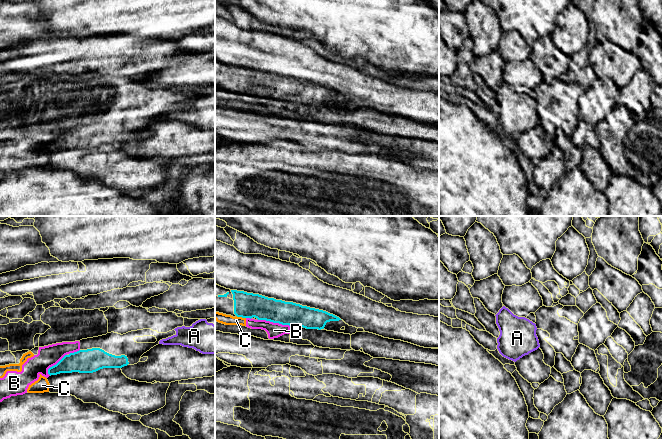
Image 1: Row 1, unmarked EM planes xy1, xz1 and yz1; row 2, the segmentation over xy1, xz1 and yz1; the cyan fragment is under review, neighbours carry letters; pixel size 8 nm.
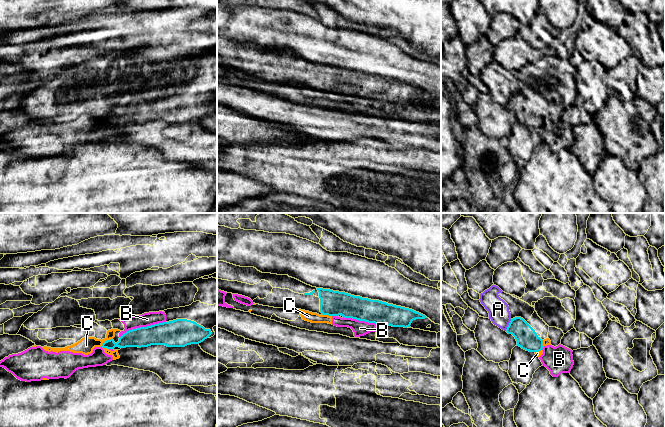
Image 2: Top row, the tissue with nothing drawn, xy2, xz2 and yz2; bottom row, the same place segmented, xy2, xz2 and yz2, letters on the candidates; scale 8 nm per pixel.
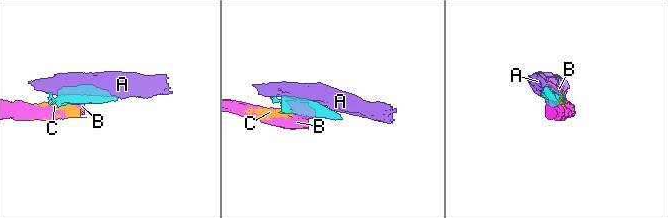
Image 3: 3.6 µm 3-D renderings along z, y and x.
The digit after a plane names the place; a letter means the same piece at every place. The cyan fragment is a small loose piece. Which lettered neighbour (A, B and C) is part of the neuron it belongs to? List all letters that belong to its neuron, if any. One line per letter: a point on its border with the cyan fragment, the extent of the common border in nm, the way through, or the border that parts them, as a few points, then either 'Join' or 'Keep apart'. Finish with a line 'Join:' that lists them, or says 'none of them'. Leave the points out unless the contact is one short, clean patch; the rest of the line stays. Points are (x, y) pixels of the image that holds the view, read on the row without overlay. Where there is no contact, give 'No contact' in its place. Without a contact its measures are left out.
A: Touches cyan at yz2 (508, 101). Shared border 110 nm. Keep apart
B: Touches cyan at xy2 (142, 103). Shared border 400 nm. Keep apart
C: Touches cyan at xy2 (106, 117). Shared border 120 nm. Boundary: xy2 (112, 114), (100, 122). Keep apart
Join: none of them

